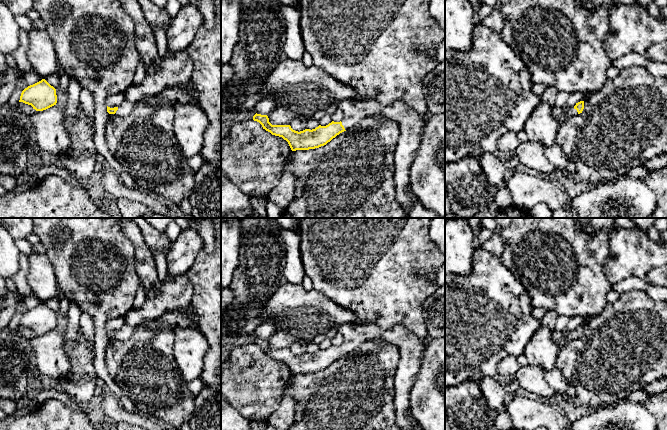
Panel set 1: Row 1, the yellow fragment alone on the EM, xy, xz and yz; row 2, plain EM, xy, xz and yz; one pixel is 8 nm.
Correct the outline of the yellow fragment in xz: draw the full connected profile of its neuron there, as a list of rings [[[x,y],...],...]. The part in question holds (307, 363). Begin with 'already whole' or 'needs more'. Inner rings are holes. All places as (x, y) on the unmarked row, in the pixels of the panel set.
needs more; [[[357,323],[355,326],[344,324],[339,331],[344,337],[340,346],[332,345],[326,350],[319,349],[315,353],[305,353],[300,356],[293,354],[290,349],[272,349],[267,339],[256,337],[253,344],[259,346],[263,353],[272,359],[286,364],[292,375],[324,370],[337,359],[351,353],[361,343],[370,339],[380,338],[384,342],[397,345],[400,350],[400,359],[394,376],[396,424],[401,430],[412,430],[410,391],[429,339],[418,338],[402,324],[387,329],[374,324]]]

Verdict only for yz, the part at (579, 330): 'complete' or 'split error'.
split error

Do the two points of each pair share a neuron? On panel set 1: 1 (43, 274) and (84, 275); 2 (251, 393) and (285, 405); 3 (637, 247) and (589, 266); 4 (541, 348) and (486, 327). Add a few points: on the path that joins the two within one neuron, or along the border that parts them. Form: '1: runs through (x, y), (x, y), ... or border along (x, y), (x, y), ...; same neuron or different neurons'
1: border along (44, 253), (52, 266), (56, 285), (59, 289); different neurons
2: border along (287, 382), (283, 388), (279, 406), (266, 419); different neurons
3: border along (610, 236), (609, 256), (604, 264), (609, 282); different neurons
4: border along (541, 325), (527, 342), (523, 352); different neurons

